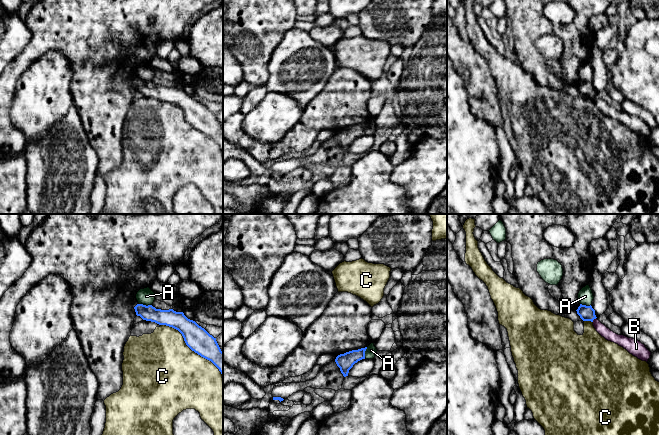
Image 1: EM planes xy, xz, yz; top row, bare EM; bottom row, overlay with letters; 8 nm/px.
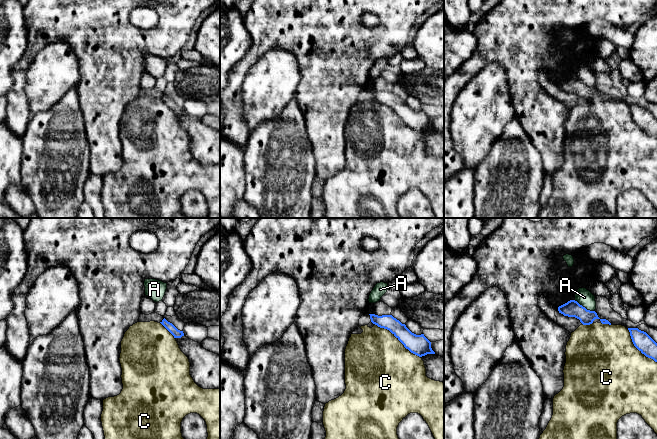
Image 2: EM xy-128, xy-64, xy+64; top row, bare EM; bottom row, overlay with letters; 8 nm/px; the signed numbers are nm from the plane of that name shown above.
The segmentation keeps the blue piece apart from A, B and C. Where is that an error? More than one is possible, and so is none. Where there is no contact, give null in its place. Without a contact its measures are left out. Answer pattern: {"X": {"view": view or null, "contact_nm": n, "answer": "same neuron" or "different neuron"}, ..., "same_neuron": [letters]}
{"A": {"view": "xy", "contact_nm": 110, "answer": "different neuron"}, "B": {"view": "yz", "contact_nm": 50, "answer": "different neuron"}, "C": {"view": "xy", "contact_nm": 650, "answer": "different neuron"}, "same_neuron": []}

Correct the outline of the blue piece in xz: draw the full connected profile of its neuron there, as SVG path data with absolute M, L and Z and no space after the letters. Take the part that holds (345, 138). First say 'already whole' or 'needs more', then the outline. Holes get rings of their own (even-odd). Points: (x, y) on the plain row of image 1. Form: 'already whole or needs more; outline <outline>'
already whole; outline M367 123L358 126L352 126L336 133L335 138L340 144L344 153L348 152L349 146L358 137L365 135L365 127Z

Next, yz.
already whole; outline M580 80L580 82L578 83L576 87L583 97L593 98L593 96L597 94L595 91L595 86L592 84L591 81L586 82L586 81Z

